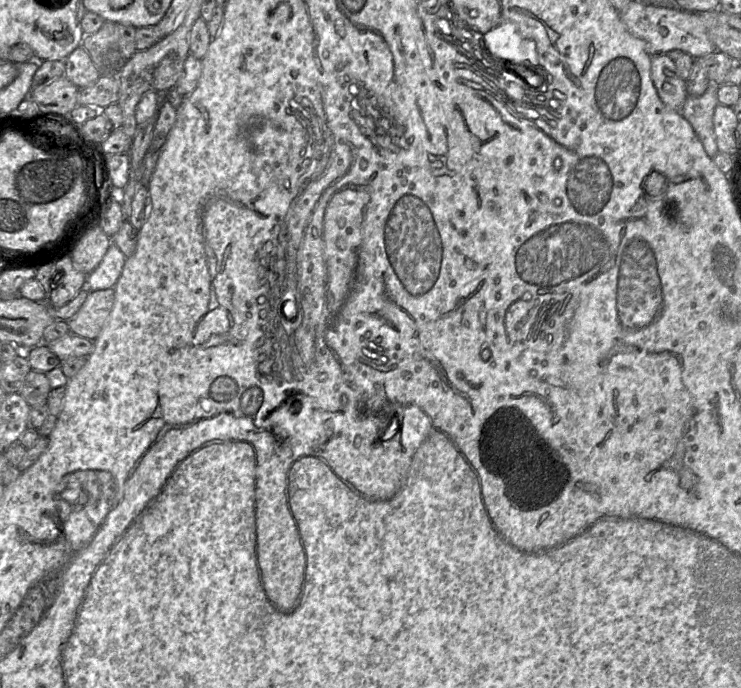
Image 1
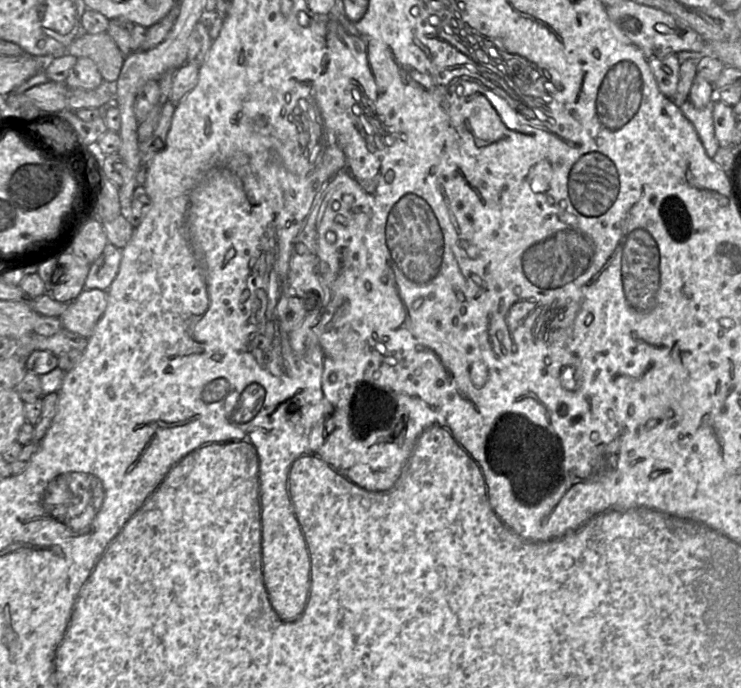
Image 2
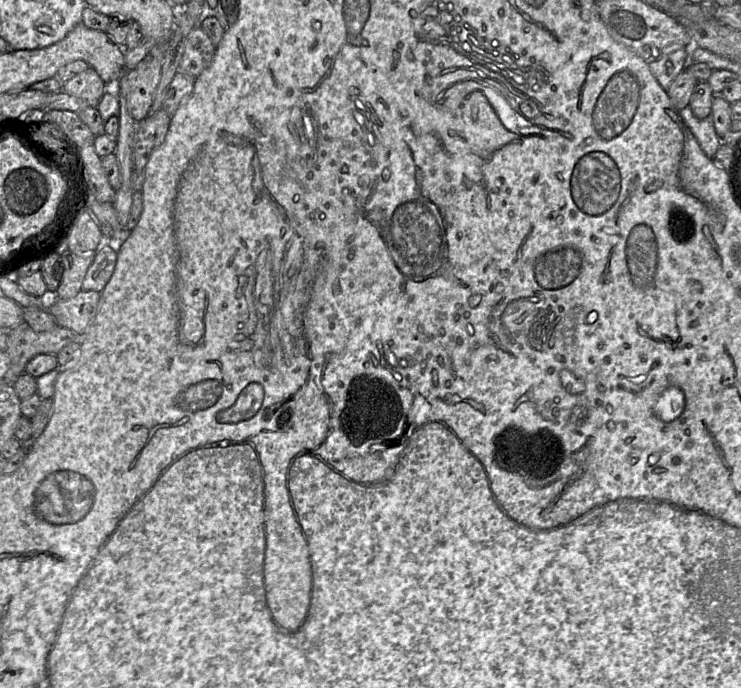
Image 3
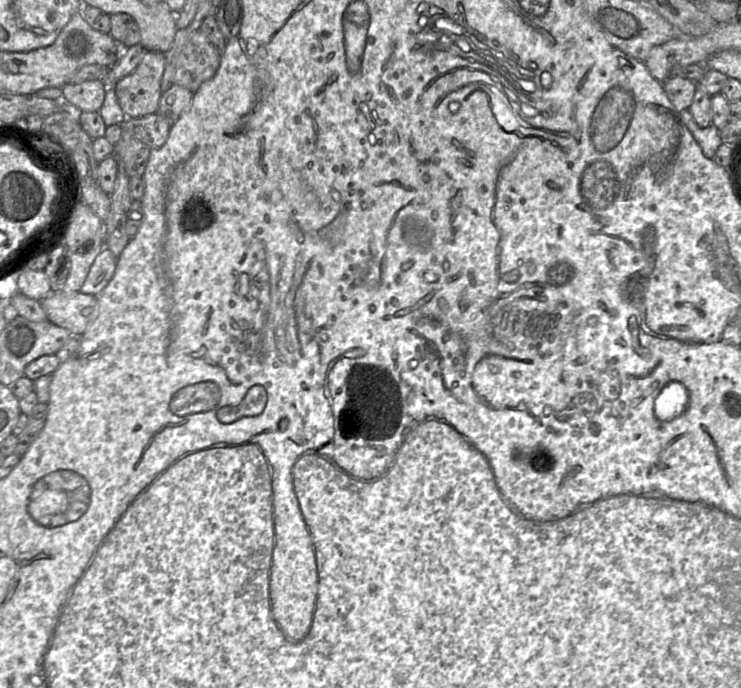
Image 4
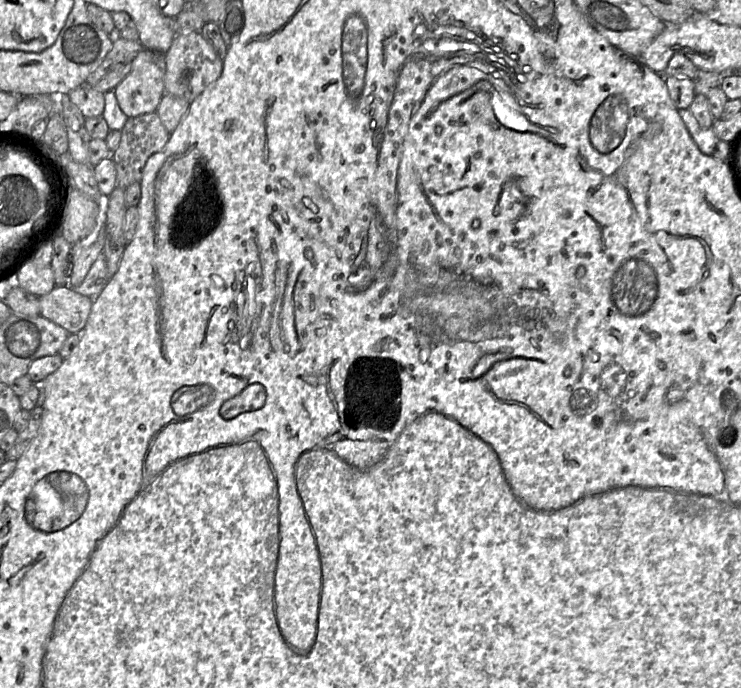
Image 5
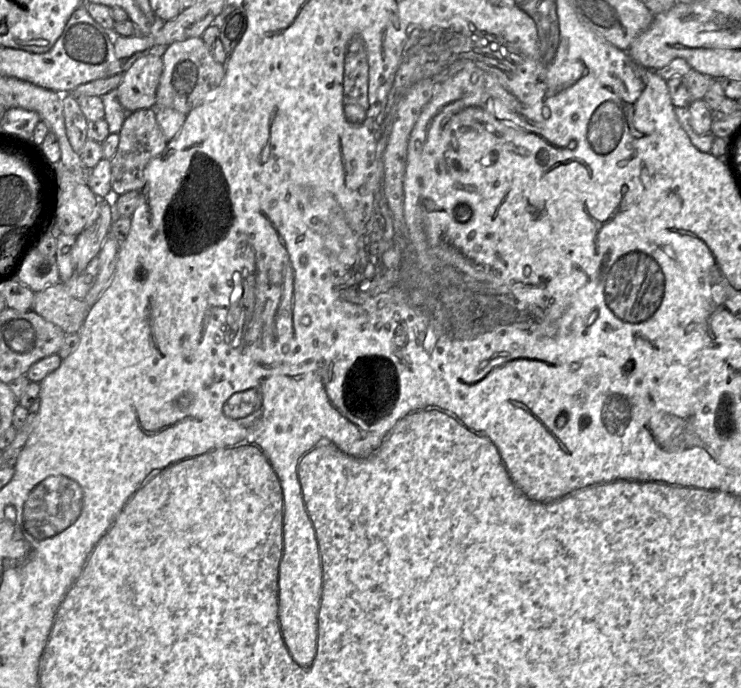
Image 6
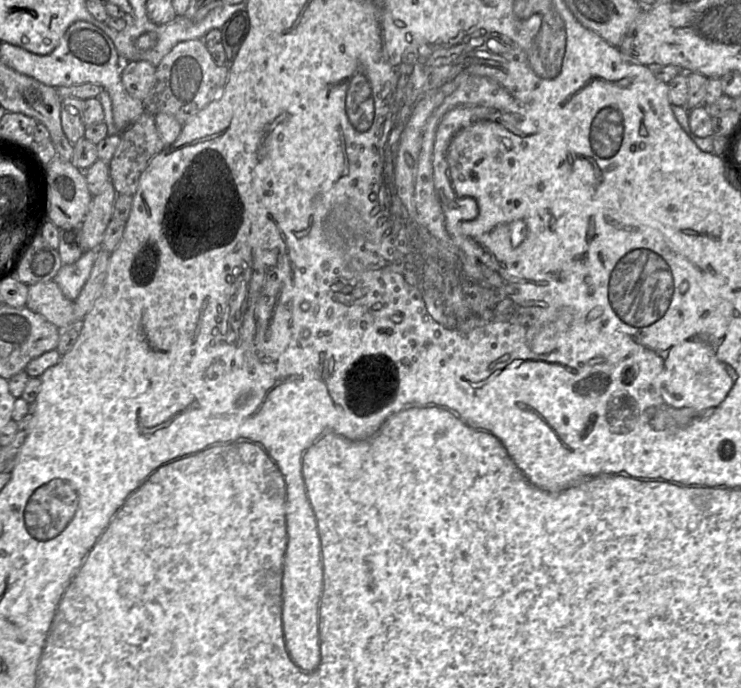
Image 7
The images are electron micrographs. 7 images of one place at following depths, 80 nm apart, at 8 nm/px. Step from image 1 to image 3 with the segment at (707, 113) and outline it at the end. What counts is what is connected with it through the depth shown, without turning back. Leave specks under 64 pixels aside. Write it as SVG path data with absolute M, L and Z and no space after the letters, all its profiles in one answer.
M689 105L679 111L681 118L688 126L701 149L710 159L713 158L721 145L721 139L718 137L711 115L704 118L697 118Z

